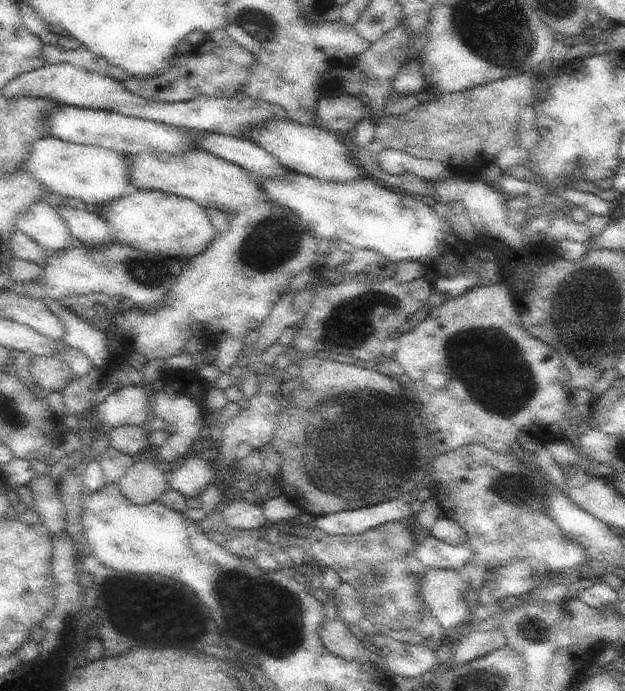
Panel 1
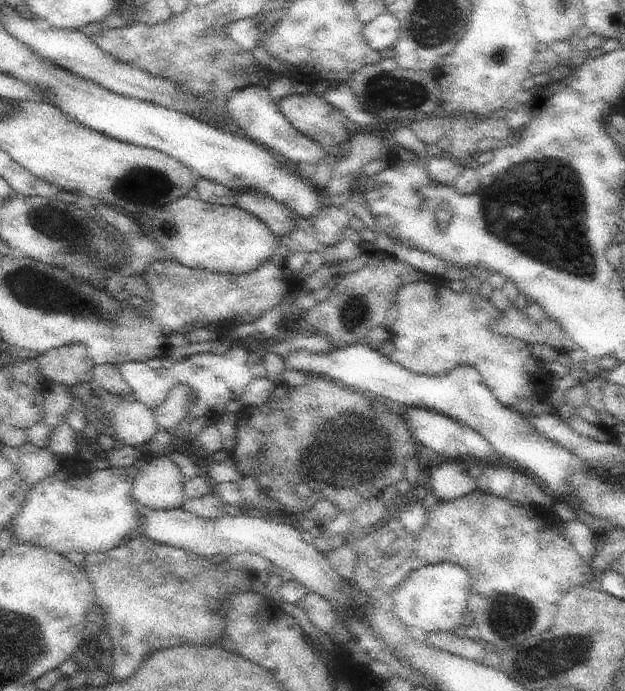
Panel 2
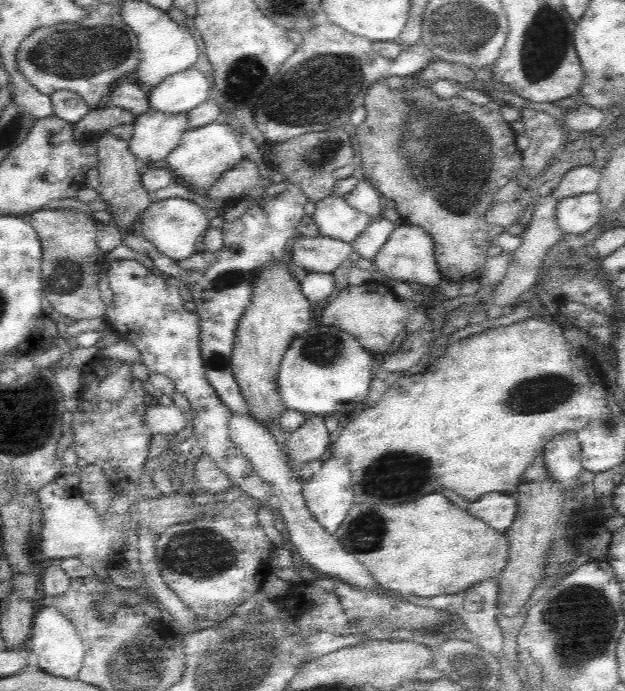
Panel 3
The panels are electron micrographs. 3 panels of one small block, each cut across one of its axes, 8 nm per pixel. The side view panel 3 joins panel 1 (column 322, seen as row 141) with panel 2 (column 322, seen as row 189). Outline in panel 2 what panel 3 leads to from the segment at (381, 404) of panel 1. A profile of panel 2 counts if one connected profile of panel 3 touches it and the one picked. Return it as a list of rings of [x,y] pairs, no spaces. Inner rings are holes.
[[[307,374],[308,381],[303,386],[277,384],[266,404],[248,412],[248,424],[239,428],[234,460],[242,476],[255,476],[262,487],[263,494],[272,500],[282,500],[280,494],[286,488],[296,492],[300,484],[308,484],[312,495],[307,499],[314,506],[320,498],[332,500],[342,512],[353,512],[366,500],[376,498],[390,484],[396,484],[404,478],[406,460],[420,452],[418,440],[413,436],[404,418],[394,414],[384,402],[370,402],[366,396],[342,383]],[[254,466],[260,466],[256,472]]]

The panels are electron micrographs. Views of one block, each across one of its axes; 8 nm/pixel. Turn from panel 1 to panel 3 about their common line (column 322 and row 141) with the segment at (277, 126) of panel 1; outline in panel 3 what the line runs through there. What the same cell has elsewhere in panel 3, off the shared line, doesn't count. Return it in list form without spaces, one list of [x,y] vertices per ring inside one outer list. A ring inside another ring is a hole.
[[[149,110],[135,117],[133,134],[128,141],[128,148],[139,163],[142,163],[144,167],[149,167],[151,162],[164,160],[180,144],[186,130],[189,130],[188,113],[165,115],[158,111]]]

